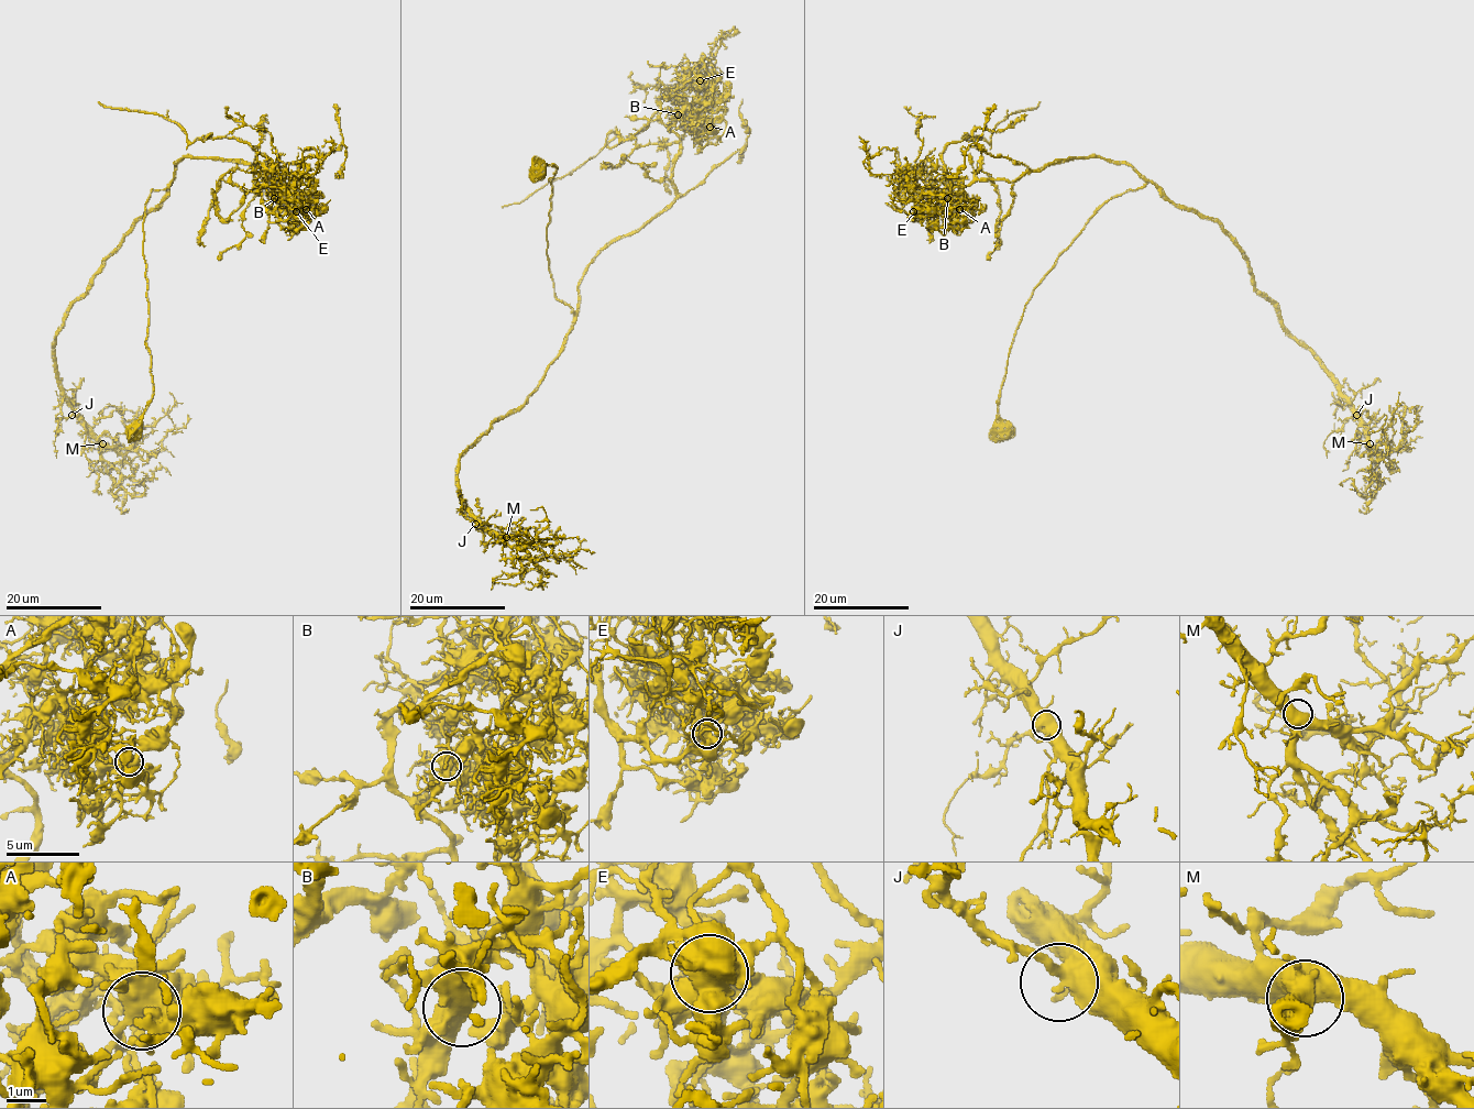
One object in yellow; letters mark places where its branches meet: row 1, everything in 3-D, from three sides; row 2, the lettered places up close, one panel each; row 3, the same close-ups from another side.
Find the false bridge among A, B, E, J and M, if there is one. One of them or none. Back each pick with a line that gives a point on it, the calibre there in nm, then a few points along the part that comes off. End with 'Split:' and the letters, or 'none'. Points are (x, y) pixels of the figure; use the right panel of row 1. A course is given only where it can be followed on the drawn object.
E: (913, 211) | 550 nm | (914, 211), (946, 183), (941, 156), (949, 143), (979, 136), (989, 142), (1010, 113), (1040, 101)
Split: E

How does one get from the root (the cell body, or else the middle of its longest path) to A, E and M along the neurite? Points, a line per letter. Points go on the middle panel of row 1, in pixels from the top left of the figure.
A: (536, 171), (557, 168), (547, 259), (574, 314), (589, 263), (674, 199), (674, 131), (693, 108), (710, 127)
E: (536, 171), (557, 168), (547, 259), (574, 314), (589, 263), (674, 199), (674, 131), (705, 100), (701, 81)
M: (536, 171), (557, 168), (547, 259), (573, 325), (541, 384), (469, 448), (458, 474), (462, 503), (506, 537)

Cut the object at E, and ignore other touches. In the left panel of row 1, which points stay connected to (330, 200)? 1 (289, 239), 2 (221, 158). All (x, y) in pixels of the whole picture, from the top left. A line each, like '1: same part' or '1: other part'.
1: same part
2: other part

